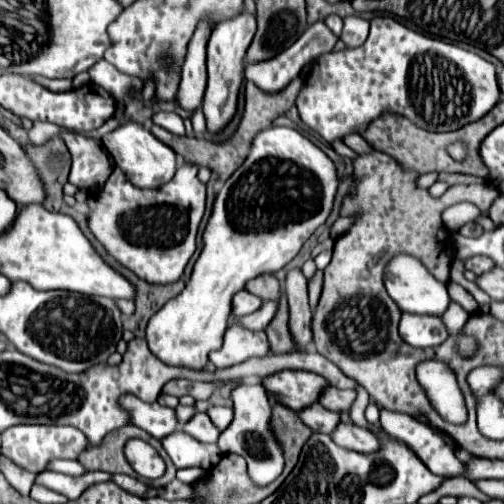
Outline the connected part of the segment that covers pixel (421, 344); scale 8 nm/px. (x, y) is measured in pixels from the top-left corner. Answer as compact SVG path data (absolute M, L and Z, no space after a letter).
M403 314L399 324L399 334L403 342L413 348L431 348L439 346L447 340L447 330L437 316L417 316L417 314Z

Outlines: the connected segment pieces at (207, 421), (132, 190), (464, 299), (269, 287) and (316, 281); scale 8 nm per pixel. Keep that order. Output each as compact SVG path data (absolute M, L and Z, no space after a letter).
M197 412L187 424L183 424L183 430L193 436L199 442L209 442L215 444L219 438L219 428L211 422L211 418L205 412Z
M183 162L173 180L159 188L137 188L133 186L121 168L113 168L109 180L103 184L103 188L89 200L89 228L95 234L95 238L107 248L107 252L119 260L125 268L135 272L139 278L151 282L151 284L169 284L177 282L183 274L189 258L195 252L195 238L199 230L199 222L205 212L205 184L197 178L197 164Z
M449 282L447 284L447 290L449 290L449 296L451 296L451 300L453 302L457 302L457 304L461 304L469 314L475 314L477 312L477 302L475 302L475 298L463 288L463 286L459 286L457 282Z
M261 274L245 286L249 292L259 296L261 300L279 300L281 298L281 284L273 274Z
M321 270L315 274L313 280L309 280L309 304L311 304L311 308L317 306L319 296L321 296Z

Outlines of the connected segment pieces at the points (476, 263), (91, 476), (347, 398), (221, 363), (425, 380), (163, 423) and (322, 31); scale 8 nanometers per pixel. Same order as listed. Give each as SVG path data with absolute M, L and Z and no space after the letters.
M473 256L473 258L465 260L465 268L471 270L471 272L475 272L477 276L489 272L493 266L495 266L495 262L491 258L487 258L487 256Z
M45 470L45 472L37 474L35 484L45 486L49 490L55 490L55 492L67 496L69 500L75 500L75 498L79 498L83 494L83 490L87 486L97 484L97 482L109 482L109 480L113 480L109 472L87 472L81 478L73 478L73 476L65 476L65 474Z
M335 386L327 388L321 396L321 406L333 410L333 412L349 412L351 404L355 402L355 390L339 390Z
M235 322L227 328L223 346L209 354L209 362L213 362L217 368L227 368L247 358L267 356L267 354L269 354L269 342L265 332L249 332L247 328L241 328L241 324Z
M421 362L417 366L417 380L427 392L435 410L465 410L463 394L457 386L455 372L441 362Z
M125 396L121 404L131 412L131 422L157 440L163 440L165 436L179 430L179 420L173 408L161 406L159 402L147 404L135 396Z
M319 20L319 22L311 24L311 26L299 36L299 40L297 40L293 46L289 46L285 52L281 52L281 54L275 56L273 60L249 64L249 66L245 68L245 80L253 82L253 84L255 84L259 90L263 90L265 94L277 94L277 92L281 92L293 78L299 76L301 68L303 68L307 62L315 60L317 56L321 56L321 54L325 54L325 52L331 52L333 46L335 46L335 42L337 42L337 38L333 36L333 32Z

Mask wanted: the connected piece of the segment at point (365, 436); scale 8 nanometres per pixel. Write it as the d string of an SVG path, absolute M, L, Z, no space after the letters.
M341 422L333 432L333 440L343 448L357 450L357 452L363 452L363 454L371 454L371 452L377 452L381 448L381 442L373 432L359 428L355 424L351 426L351 424Z

